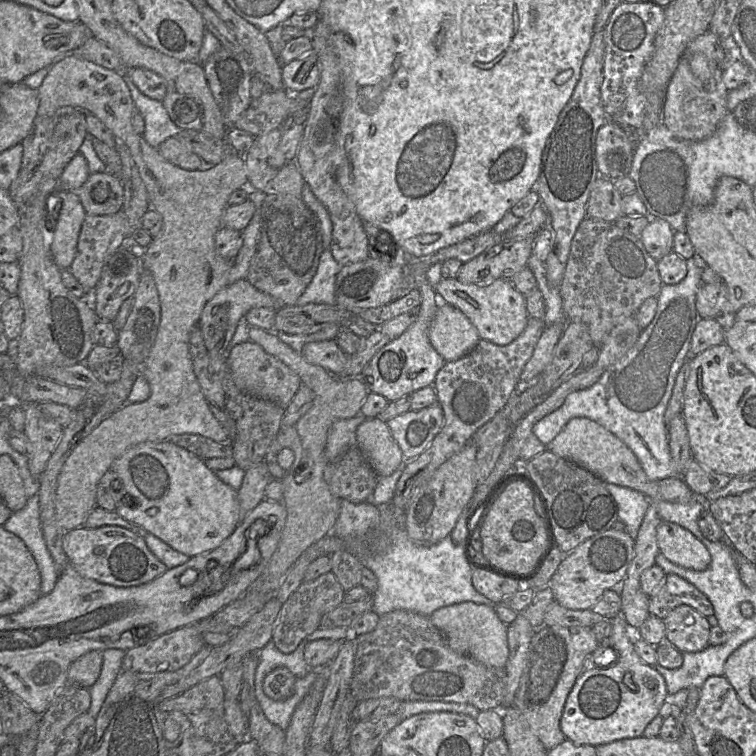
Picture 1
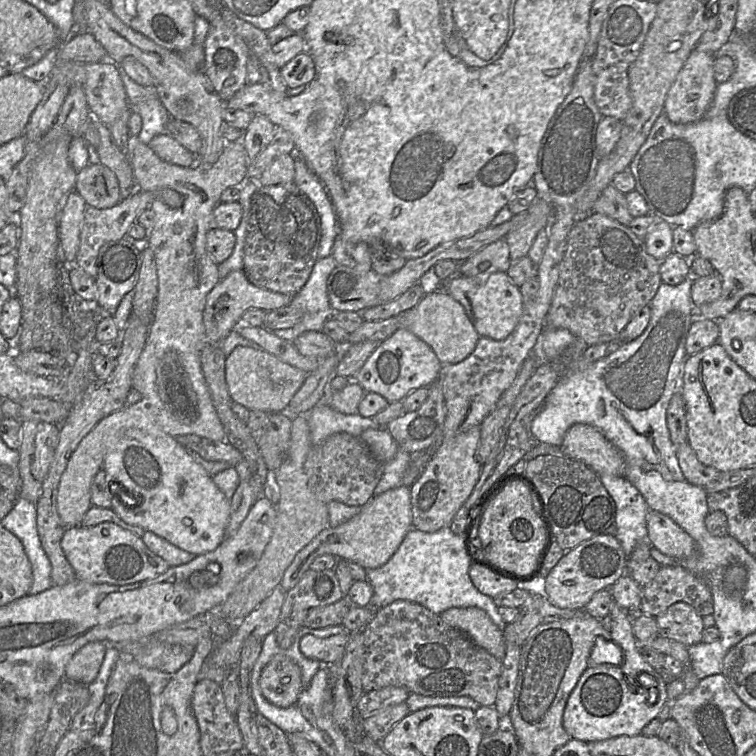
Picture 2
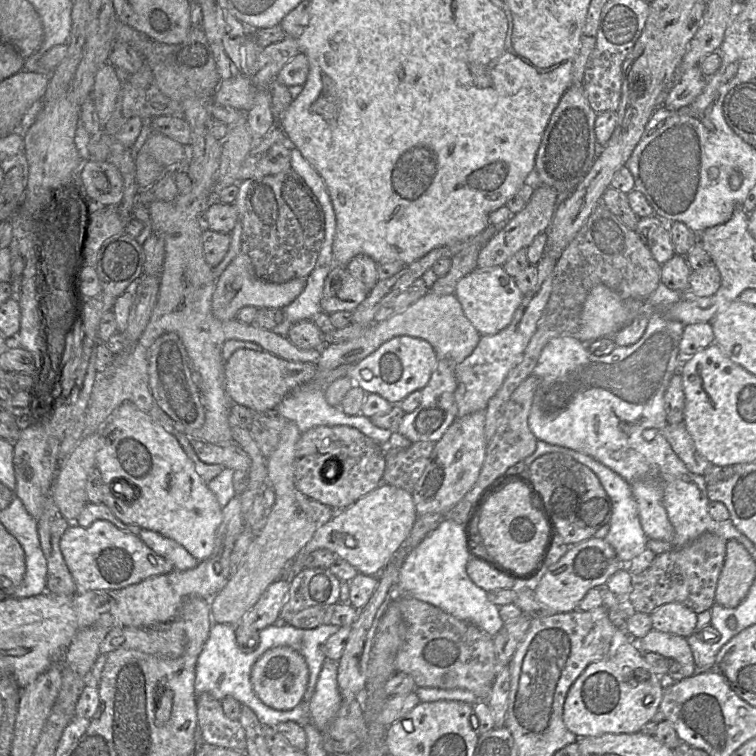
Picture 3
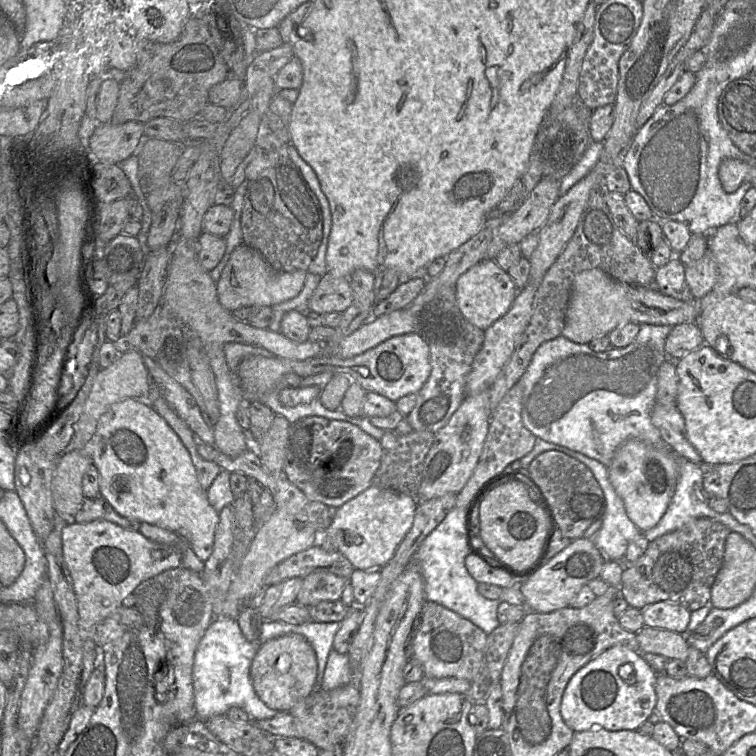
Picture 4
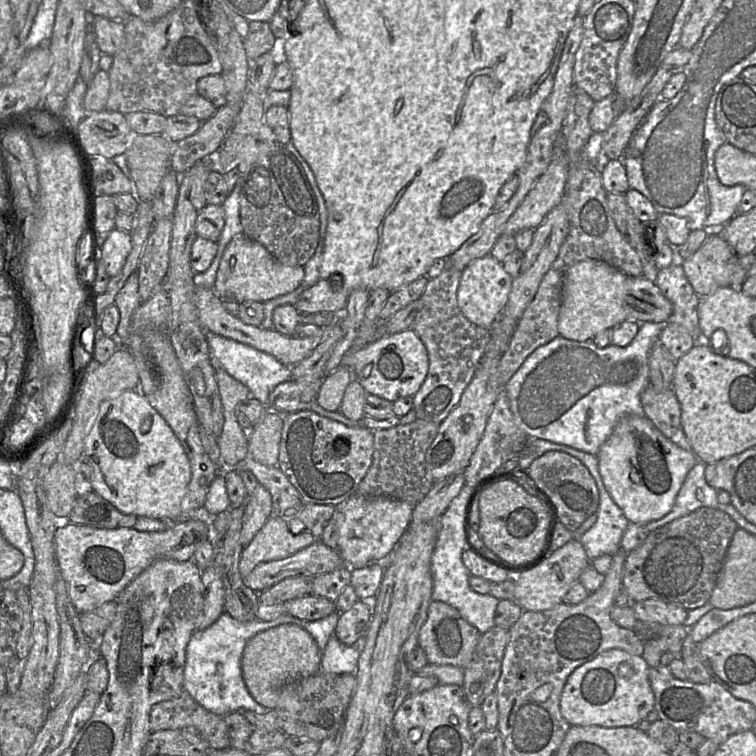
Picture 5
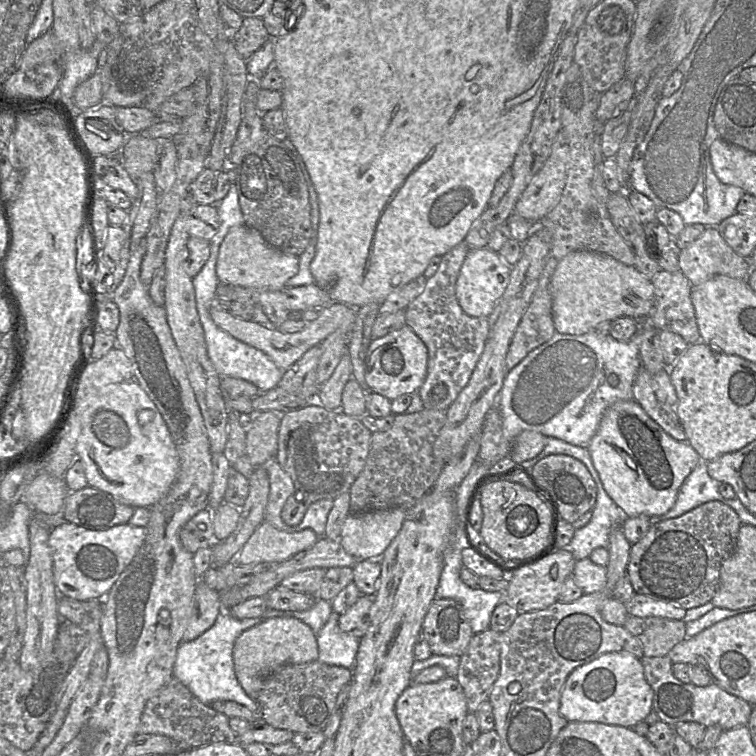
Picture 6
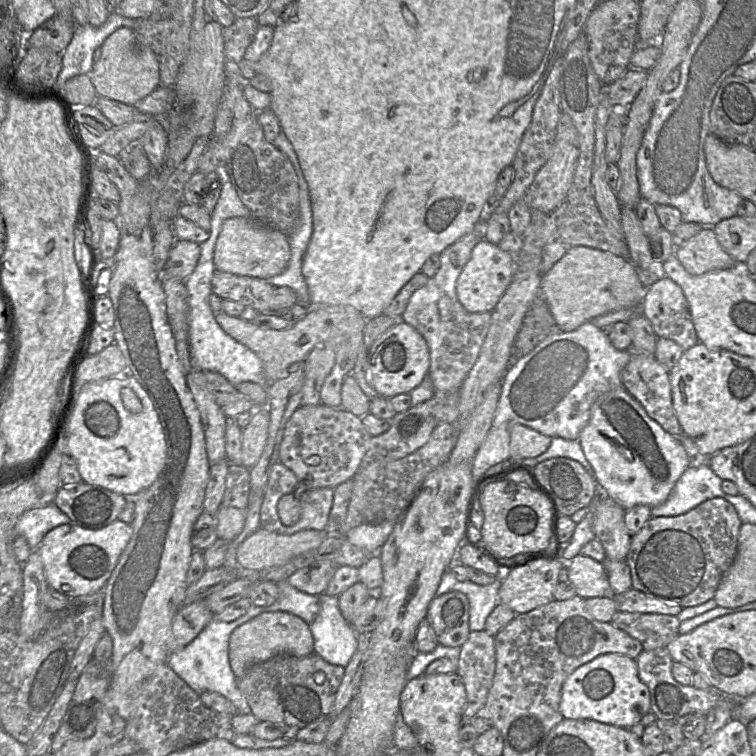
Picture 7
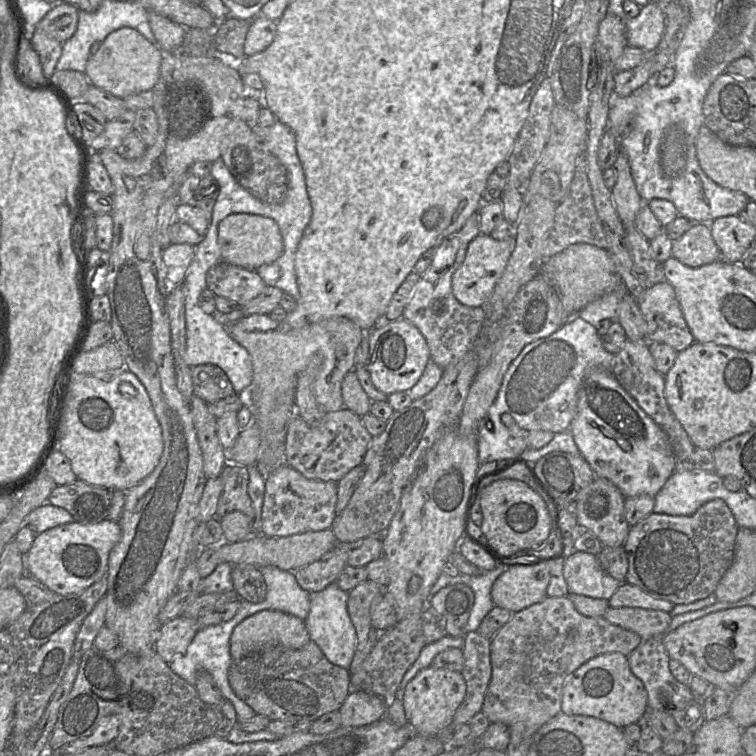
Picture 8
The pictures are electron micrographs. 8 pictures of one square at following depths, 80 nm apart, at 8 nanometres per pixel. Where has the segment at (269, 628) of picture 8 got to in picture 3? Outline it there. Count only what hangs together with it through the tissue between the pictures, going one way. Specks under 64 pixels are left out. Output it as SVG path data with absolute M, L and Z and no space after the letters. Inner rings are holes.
M289 646L268 649L258 658L251 670L251 682L258 697L278 710L290 710L301 703L308 679L309 670L305 658Z

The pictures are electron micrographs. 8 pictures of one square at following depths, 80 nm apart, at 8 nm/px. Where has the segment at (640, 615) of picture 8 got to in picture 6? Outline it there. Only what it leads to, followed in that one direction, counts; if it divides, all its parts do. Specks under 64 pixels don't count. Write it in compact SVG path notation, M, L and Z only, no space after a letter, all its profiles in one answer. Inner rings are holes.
M629 615L623 627L641 642L646 657L666 656L676 644L686 638L686 624L682 620Z

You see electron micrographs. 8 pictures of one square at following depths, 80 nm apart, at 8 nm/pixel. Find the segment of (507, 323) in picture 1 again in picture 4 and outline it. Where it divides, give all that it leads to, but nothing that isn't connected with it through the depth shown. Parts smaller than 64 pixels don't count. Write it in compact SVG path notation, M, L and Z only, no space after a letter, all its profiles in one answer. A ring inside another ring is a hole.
M484 258L460 275L456 282L456 301L463 317L485 331L511 307L518 288L495 260Z

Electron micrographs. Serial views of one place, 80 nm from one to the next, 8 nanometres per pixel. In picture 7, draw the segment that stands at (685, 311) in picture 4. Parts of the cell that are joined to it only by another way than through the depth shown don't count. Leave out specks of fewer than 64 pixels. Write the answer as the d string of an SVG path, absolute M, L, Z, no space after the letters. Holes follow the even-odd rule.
M587 247L570 248L540 279L540 293L545 300L556 324L556 329L567 332L589 322L596 316L607 312L638 308L644 299L647 288L641 283L631 261L607 251Z

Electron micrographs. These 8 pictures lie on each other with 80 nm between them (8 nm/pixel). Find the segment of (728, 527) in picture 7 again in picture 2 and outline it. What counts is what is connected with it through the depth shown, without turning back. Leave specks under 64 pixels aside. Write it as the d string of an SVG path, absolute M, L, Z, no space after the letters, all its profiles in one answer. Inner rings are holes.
M661 566L647 585L641 588L640 612L656 617L672 604L682 601L691 605L701 616L713 615L713 597L708 583L682 566Z

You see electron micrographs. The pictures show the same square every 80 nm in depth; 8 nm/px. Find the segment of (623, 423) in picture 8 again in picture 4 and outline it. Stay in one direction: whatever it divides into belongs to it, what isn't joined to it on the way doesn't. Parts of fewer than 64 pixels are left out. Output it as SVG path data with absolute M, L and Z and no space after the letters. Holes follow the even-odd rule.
M628 439L622 443L608 466L608 479L621 498L628 518L640 532L652 529L664 516L678 475L679 463L675 455L637 439Z

